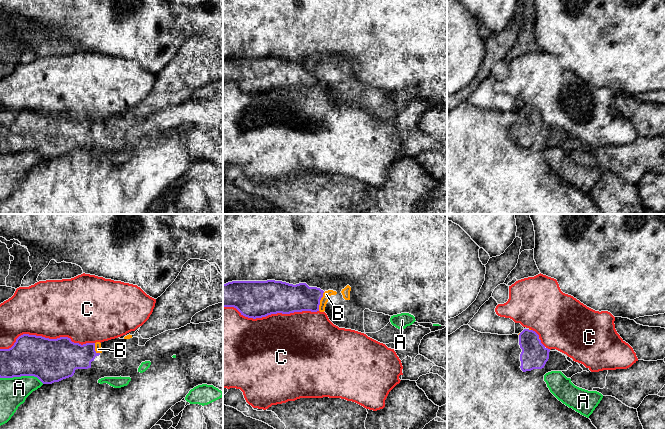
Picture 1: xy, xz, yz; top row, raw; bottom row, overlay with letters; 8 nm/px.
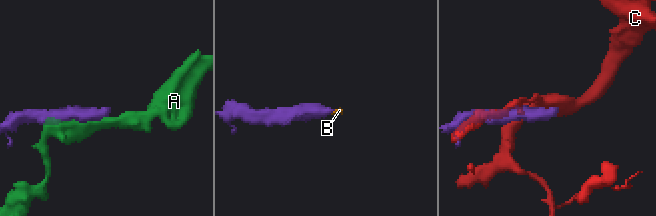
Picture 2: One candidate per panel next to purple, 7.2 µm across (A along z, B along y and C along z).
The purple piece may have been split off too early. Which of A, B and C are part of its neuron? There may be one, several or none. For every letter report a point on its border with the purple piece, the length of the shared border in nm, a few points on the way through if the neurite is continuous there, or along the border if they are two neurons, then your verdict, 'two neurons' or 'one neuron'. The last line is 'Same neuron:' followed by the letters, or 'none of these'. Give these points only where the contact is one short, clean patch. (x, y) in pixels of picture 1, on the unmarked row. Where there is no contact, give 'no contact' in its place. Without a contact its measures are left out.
A: xy (22, 151) | 360 nm | two neurons
B: xz (319, 77) | 160 nm | across xz (288, 74), (311, 74), (319, 77), (326, 70) | one neuron
C: xy (46, 114) | 750 nm | two neurons
Same neuron: B

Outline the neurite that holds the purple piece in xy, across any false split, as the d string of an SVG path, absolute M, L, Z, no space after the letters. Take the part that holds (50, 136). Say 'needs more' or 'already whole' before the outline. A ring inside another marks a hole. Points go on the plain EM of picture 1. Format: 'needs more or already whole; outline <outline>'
needs more; outline M23 110L9 125L0 125L0 154L37 153L43 160L52 160L72 153L76 145L91 144L91 138L102 129L101 119L74 119L68 113L49 115Z

